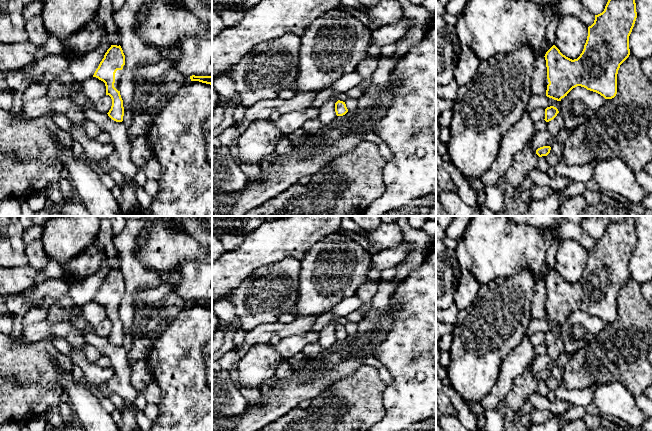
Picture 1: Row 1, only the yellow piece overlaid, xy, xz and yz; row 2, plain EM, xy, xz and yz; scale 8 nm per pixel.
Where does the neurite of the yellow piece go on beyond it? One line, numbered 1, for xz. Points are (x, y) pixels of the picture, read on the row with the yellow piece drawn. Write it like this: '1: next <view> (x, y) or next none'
1: next none

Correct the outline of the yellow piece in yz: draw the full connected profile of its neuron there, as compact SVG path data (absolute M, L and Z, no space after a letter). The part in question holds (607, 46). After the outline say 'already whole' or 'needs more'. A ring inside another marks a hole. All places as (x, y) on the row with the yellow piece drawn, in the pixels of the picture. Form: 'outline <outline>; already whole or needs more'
outline M608 0L604 11L595 15L594 23L588 27L584 49L577 59L566 57L553 45L544 56L549 82L546 96L561 101L573 88L581 86L605 99L614 98L617 94L618 70L630 55L629 36L636 18L635 0Z; already whole

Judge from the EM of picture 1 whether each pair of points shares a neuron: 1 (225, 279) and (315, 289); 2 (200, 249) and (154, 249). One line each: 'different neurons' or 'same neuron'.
1: different neurons
2: same neuron

